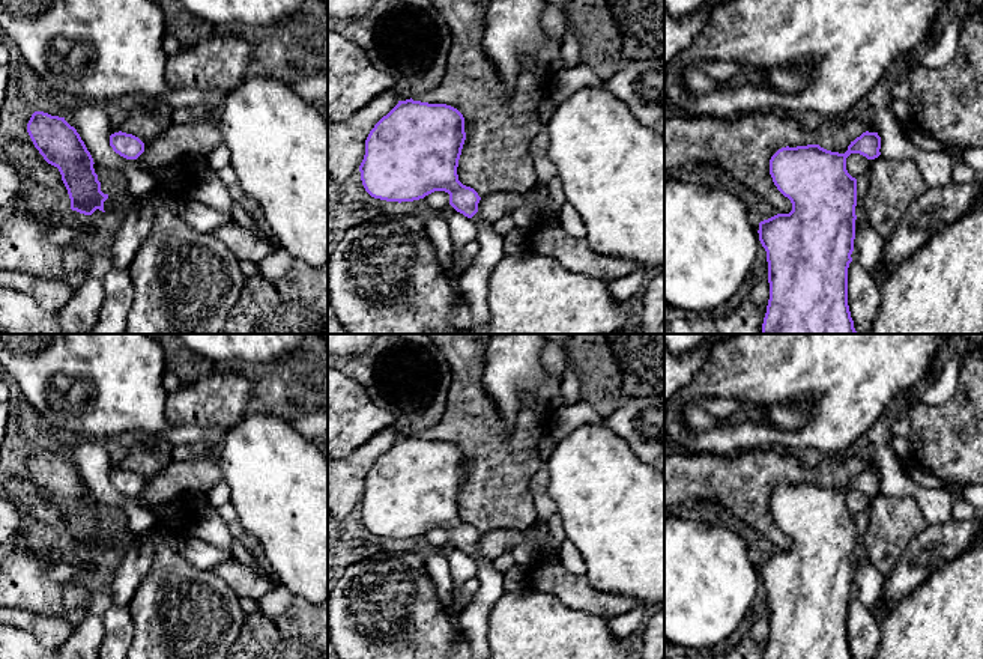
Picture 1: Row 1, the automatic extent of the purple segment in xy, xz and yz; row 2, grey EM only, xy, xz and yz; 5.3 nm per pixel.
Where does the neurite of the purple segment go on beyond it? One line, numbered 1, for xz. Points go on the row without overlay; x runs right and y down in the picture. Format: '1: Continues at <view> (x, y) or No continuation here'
1: Continues at xz (472, 620)

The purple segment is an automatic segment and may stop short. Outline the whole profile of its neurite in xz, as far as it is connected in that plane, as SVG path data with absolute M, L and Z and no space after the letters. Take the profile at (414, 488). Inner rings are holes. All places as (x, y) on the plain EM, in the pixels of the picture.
M406 436L383 453L365 477L365 492L359 503L365 528L386 539L413 539L434 528L449 531L449 542L476 561L479 587L473 600L460 612L458 629L466 633L472 659L488 659L487 618L493 605L504 596L504 573L478 554L478 530L458 518L457 504L466 477L463 451L446 441Z

